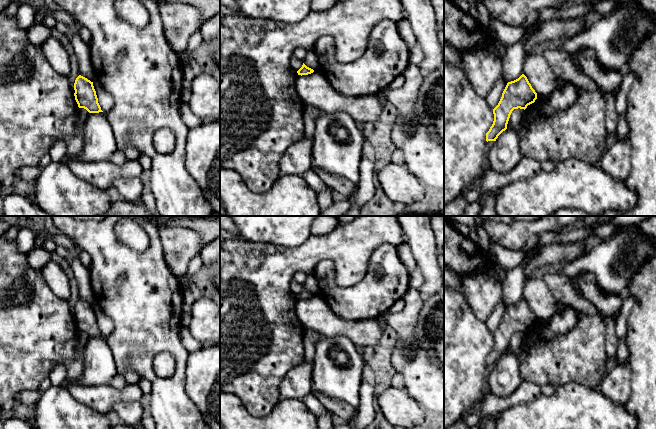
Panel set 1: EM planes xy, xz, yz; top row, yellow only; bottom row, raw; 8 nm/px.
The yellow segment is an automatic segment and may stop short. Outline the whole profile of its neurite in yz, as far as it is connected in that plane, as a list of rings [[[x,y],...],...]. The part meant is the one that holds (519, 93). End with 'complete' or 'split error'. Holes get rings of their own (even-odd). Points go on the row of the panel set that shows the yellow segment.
[[[524,74],[514,81],[508,82],[498,105],[493,109],[494,121],[486,133],[486,141],[496,141],[498,136],[507,129],[510,115],[514,109],[525,110],[536,99],[537,93]]]; complete

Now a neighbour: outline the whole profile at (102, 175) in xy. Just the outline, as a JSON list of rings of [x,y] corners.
[[[72,159],[67,165],[78,178],[104,191],[111,188],[119,178],[144,178],[138,160],[128,160],[123,165],[116,165],[109,161],[85,162]]]

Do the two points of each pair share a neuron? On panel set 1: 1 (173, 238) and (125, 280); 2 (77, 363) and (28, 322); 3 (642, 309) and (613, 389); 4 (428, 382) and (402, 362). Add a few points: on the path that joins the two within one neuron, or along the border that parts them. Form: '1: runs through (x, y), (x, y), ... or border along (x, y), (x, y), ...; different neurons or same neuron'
1: border along (158, 228), (163, 256), (166, 264), (171, 269); different neurons
2: runs through (65, 353), (46, 334), (40, 332); same neuron
3: border along (628, 360), (631, 366), (631, 384); different neurons
4: runs through (422, 376), (408, 363); same neuron

